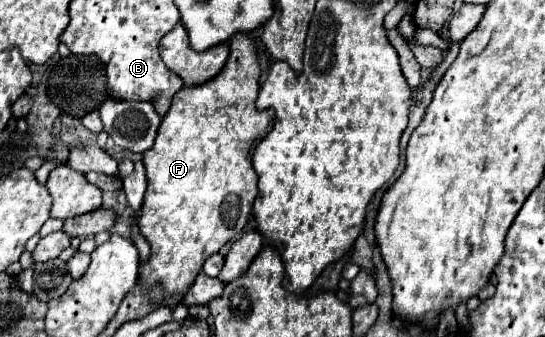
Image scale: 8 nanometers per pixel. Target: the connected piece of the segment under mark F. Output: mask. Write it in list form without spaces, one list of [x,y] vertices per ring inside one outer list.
[[[239,32],[231,38],[229,46],[229,58],[217,76],[197,86],[183,86],[177,96],[173,96],[171,108],[161,120],[153,148],[143,154],[147,192],[139,214],[139,230],[151,246],[151,258],[139,268],[139,282],[145,286],[163,284],[169,306],[175,306],[185,294],[185,288],[189,288],[189,284],[201,272],[203,262],[219,252],[225,242],[241,234],[257,196],[257,172],[251,164],[251,152],[255,144],[271,130],[275,112],[259,110],[255,106],[261,64],[253,38]]]

